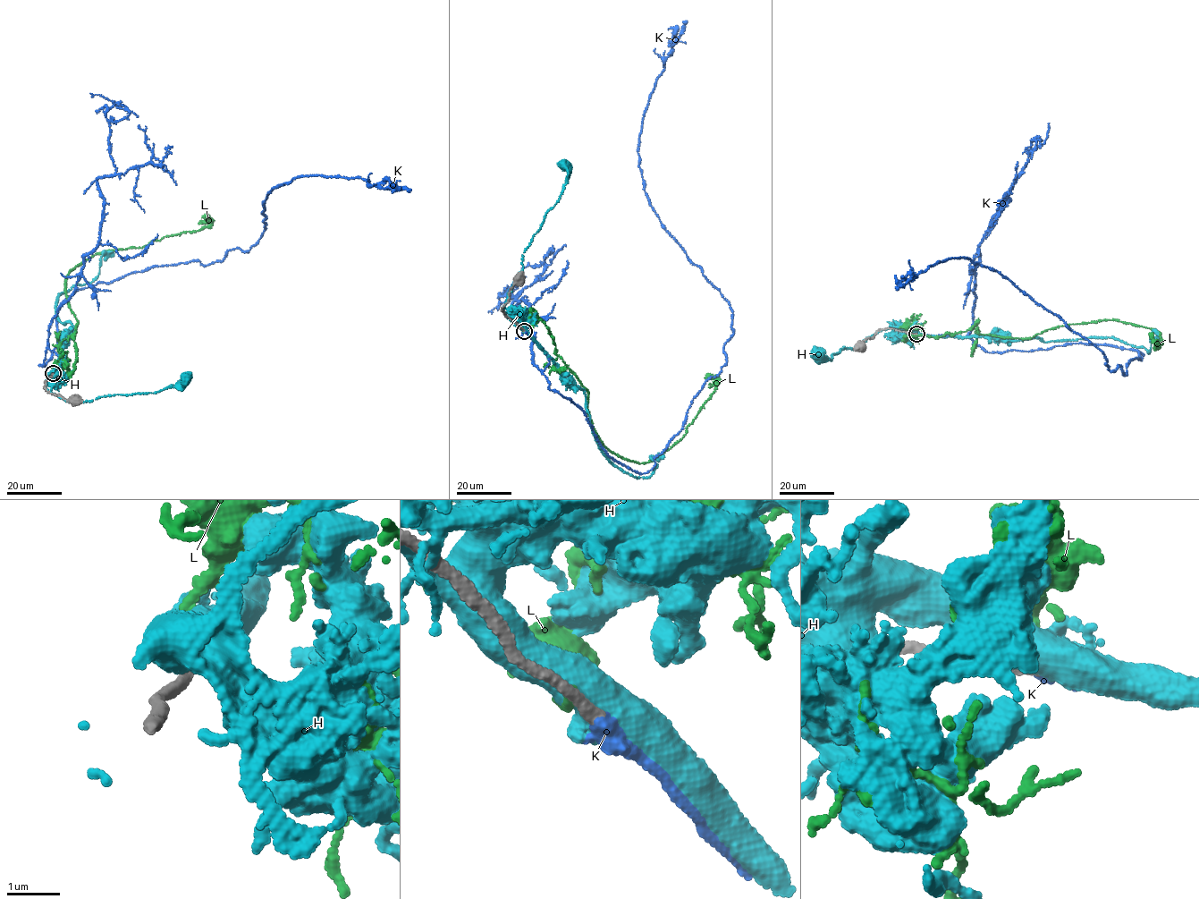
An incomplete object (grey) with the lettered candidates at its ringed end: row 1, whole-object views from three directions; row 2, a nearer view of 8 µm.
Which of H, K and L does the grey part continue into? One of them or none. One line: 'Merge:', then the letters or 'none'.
Merge: K

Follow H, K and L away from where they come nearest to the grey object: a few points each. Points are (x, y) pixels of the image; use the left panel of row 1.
H: (53, 373), (62, 342), (73, 326), (55, 315), (59, 295), (91, 282), (104, 254), (113, 253)
K: (53, 373), (56, 353), (39, 364), (76, 291), (247, 251), (268, 192), (299, 176), (391, 185)
L: (53, 374), (63, 361), (72, 372), (75, 361), (71, 271), (107, 250), (207, 227), (202, 216)

